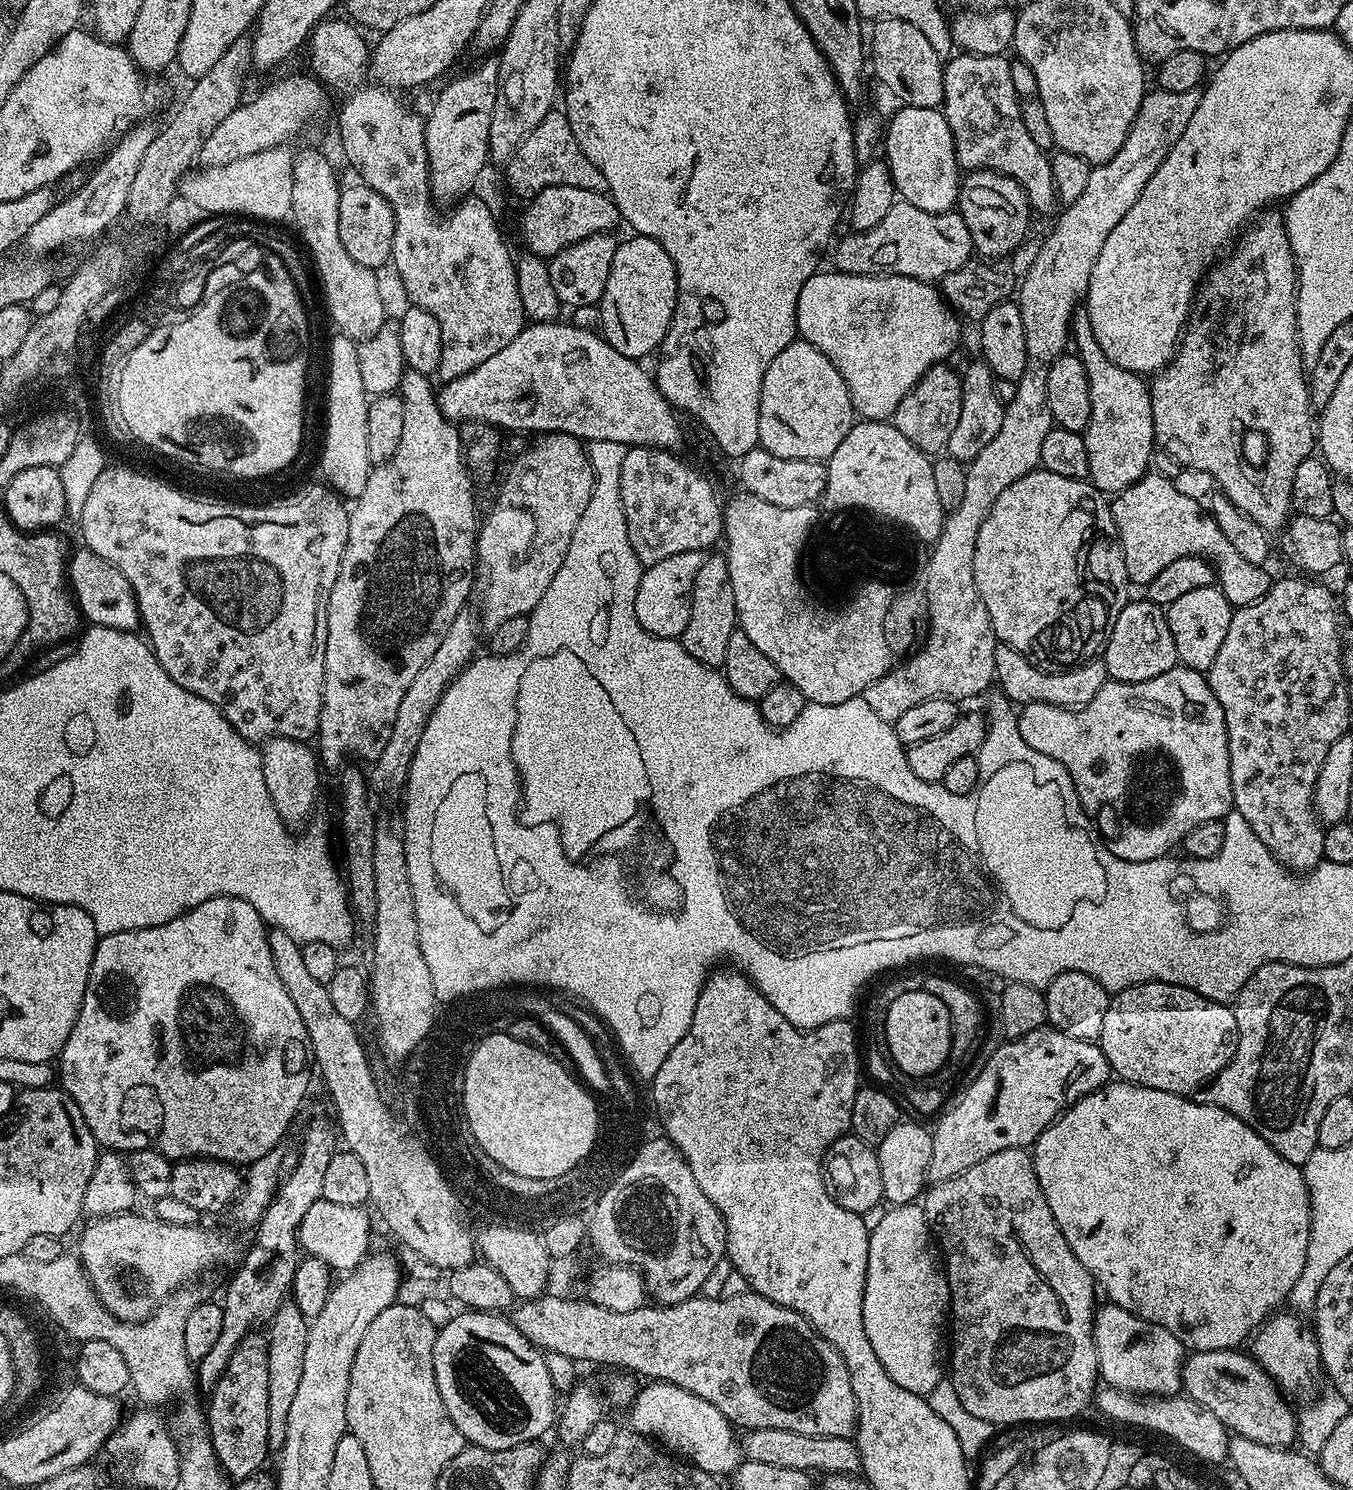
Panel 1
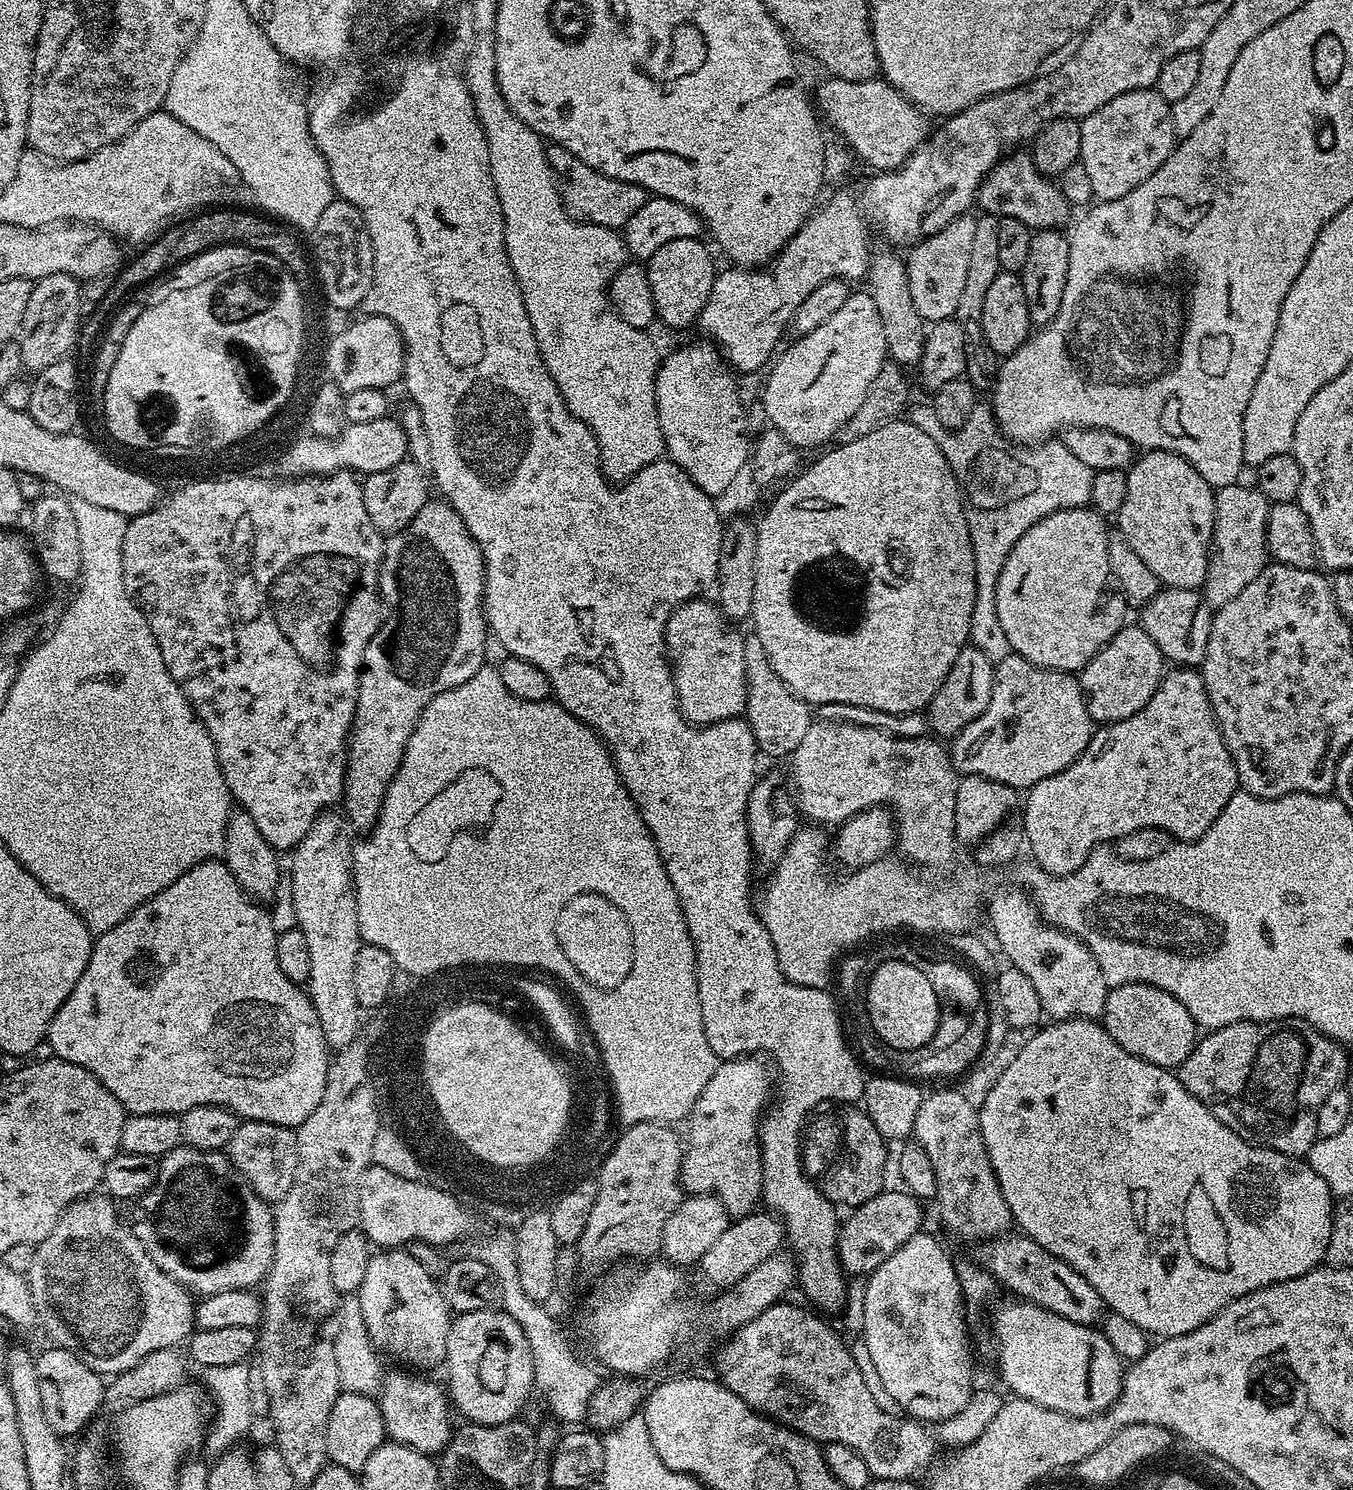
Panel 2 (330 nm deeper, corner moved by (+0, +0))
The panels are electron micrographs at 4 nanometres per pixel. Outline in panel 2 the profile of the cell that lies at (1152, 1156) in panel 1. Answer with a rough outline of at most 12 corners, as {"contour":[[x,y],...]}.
{"contour":[[1096,1020],[979,1105],[1015,1227],[1152,1338],[1327,1257],[1334,1193]]}

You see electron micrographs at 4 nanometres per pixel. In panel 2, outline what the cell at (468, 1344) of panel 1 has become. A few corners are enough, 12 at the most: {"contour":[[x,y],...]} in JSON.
{"contour":[[502,1310],[461,1312],[447,1391],[474,1424],[505,1424],[533,1395],[534,1358]]}

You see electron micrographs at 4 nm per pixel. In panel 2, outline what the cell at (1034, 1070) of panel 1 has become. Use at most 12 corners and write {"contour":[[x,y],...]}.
{"contour":[[885,1190],[847,1213],[836,1256],[867,1278],[925,1227],[921,1201]]}

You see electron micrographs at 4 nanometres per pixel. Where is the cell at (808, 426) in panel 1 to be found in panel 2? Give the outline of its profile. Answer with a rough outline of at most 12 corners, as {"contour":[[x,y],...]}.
{"contour":[[853,291],[767,369],[767,423],[827,445],[889,359]]}

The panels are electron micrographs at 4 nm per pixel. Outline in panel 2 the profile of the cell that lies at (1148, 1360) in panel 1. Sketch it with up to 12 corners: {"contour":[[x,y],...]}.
{"contour":[[1023,1234],[997,1236],[980,1260],[1013,1297],[1095,1325],[1103,1298]]}

